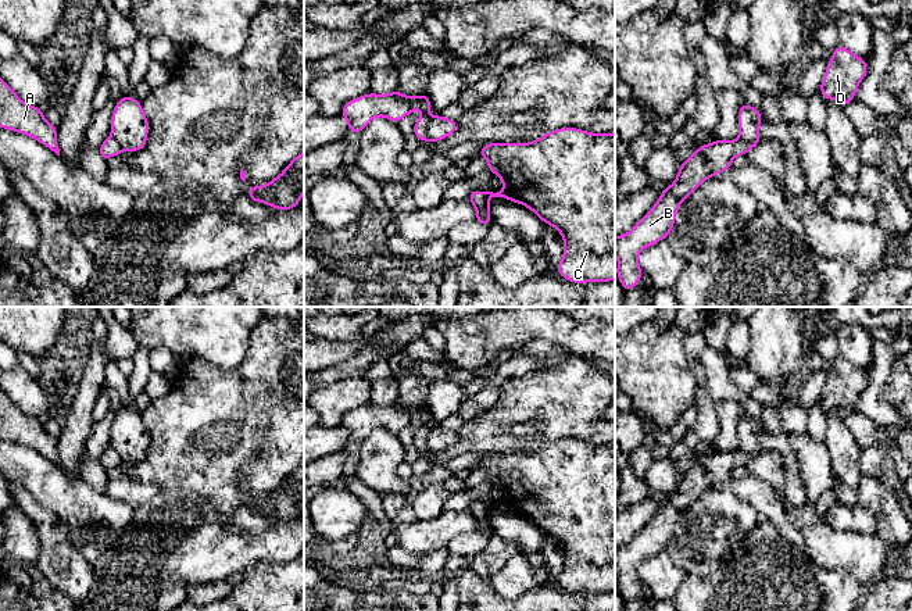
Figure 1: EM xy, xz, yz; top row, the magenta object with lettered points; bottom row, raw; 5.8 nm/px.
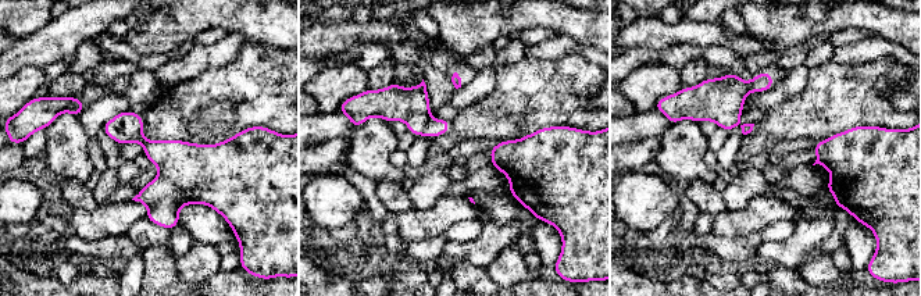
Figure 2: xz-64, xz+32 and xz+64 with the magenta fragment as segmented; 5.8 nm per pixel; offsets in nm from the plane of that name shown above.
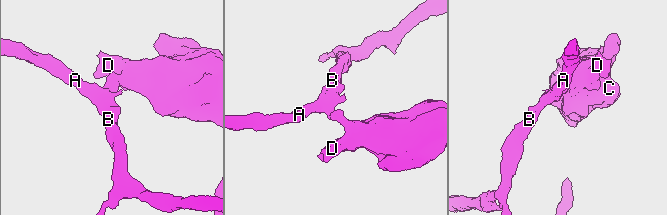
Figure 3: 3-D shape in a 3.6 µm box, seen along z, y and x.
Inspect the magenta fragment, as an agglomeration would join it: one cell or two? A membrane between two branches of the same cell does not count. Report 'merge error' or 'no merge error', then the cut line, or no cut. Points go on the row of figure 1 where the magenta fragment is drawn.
merge error; cut in xz along (432, 117), (425, 139)

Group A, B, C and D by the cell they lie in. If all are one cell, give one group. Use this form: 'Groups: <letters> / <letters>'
Groups: A B / C D

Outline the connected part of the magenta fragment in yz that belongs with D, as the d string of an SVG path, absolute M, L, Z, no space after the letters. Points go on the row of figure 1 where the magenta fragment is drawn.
M843 44L831 53L833 57L827 61L819 90L826 101L837 99L844 107L854 101L858 86L868 74L868 62L866 58L856 57Z

